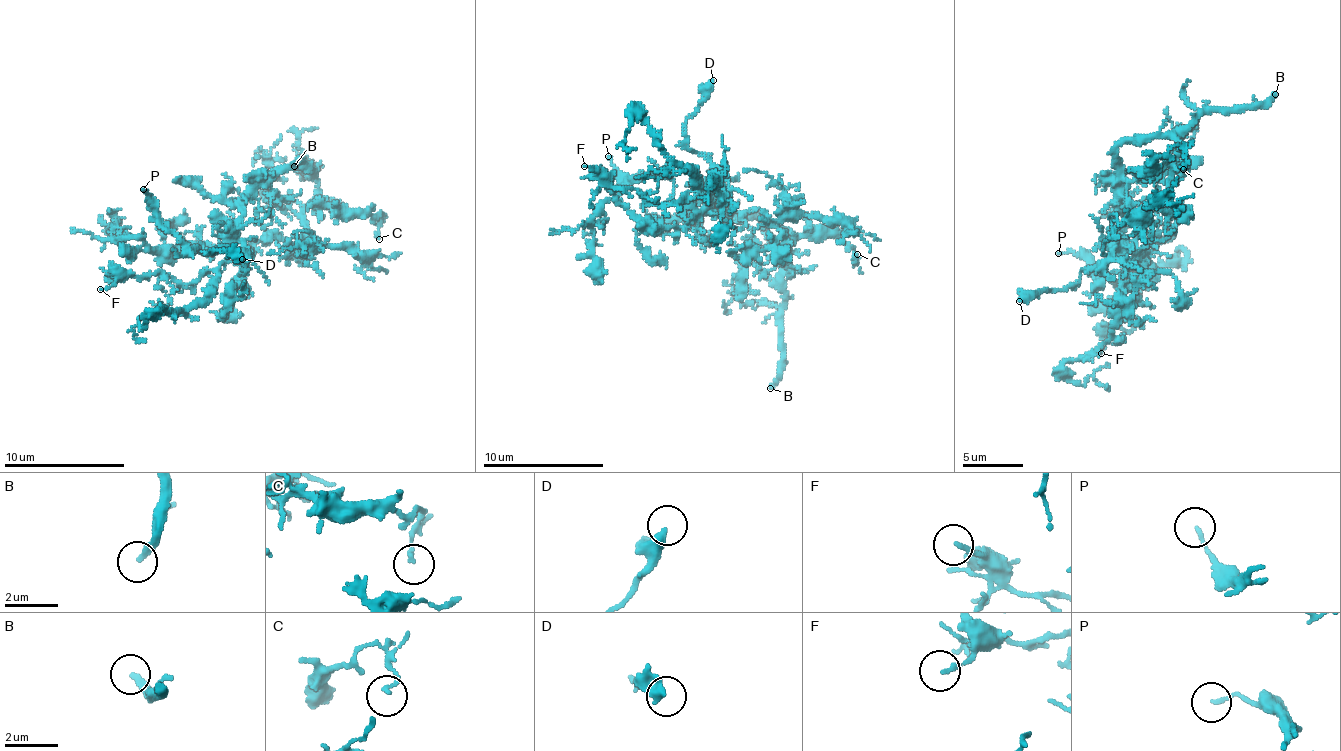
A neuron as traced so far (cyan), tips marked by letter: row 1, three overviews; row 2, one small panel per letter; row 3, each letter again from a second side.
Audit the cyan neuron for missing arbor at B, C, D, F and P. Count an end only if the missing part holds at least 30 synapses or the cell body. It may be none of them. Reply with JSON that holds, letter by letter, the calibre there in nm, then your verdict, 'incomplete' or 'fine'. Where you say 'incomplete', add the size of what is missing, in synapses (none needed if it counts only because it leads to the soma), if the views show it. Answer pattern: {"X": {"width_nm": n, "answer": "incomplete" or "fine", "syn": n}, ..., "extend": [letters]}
{"B": {"width_nm": 240, "answer": "incomplete", "syn": 60}, "C": {"width_nm": 130, "answer": "fine"}, "D": {"width_nm": 460, "answer": "fine"}, "F": {"width_nm": 180, "answer": "fine"}, "P": {"width_nm": 130, "answer": "fine"}, "extend": ["B"]}

